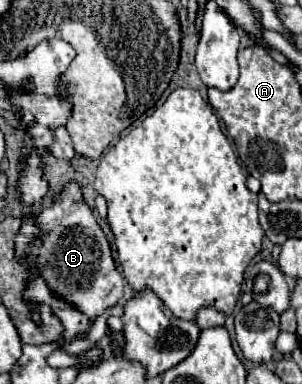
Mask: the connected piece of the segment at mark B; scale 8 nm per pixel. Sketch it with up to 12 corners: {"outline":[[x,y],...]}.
{"outline":[[75,182],[33,218],[43,276],[93,320],[123,298]]}

